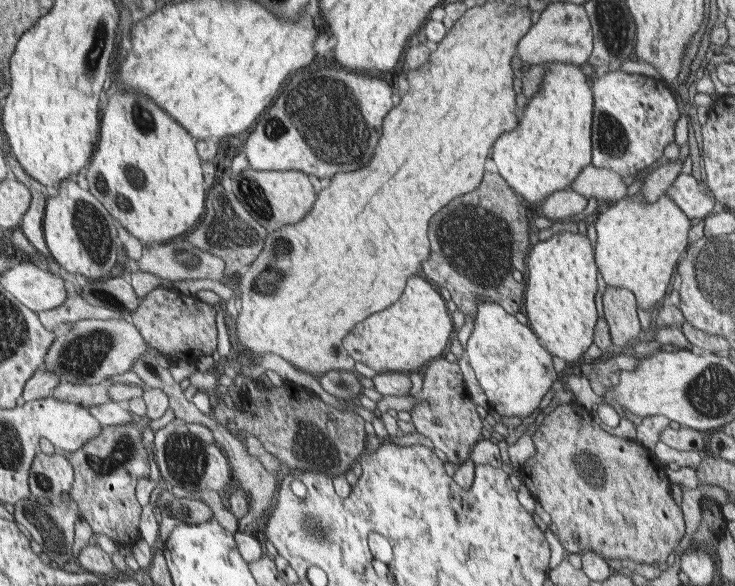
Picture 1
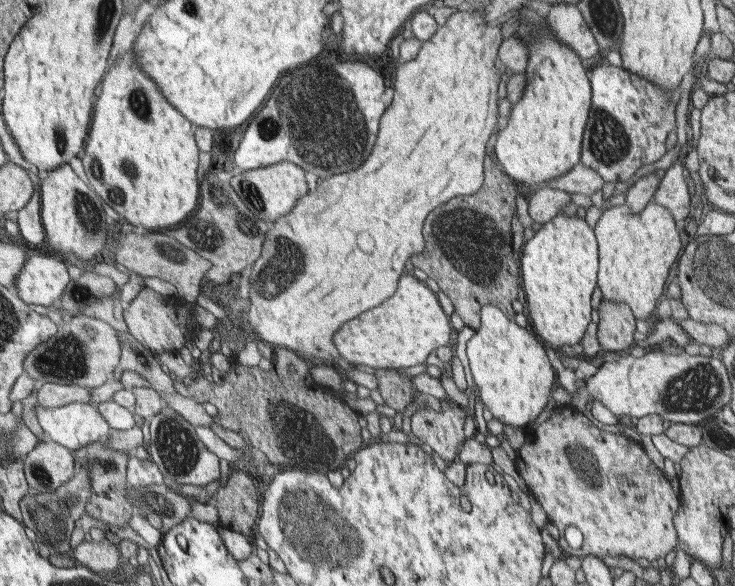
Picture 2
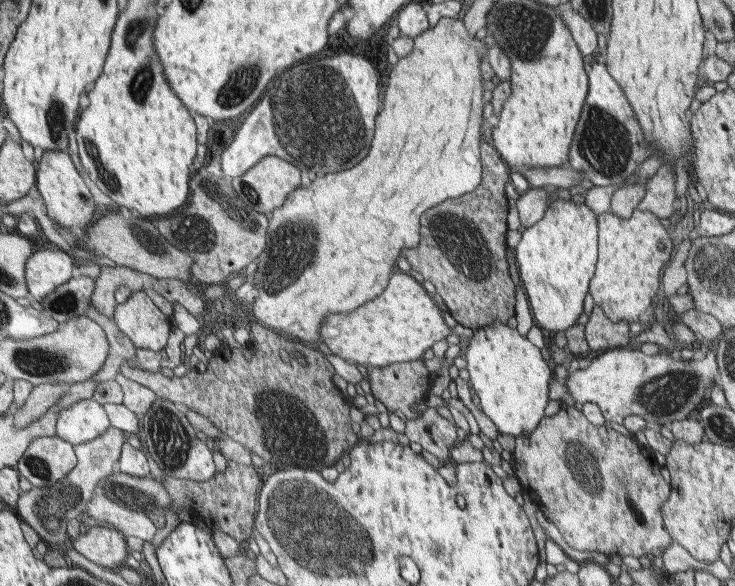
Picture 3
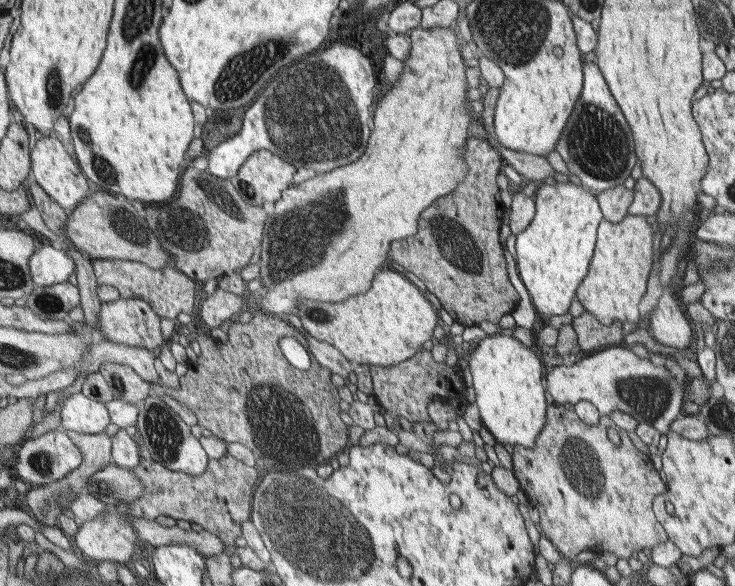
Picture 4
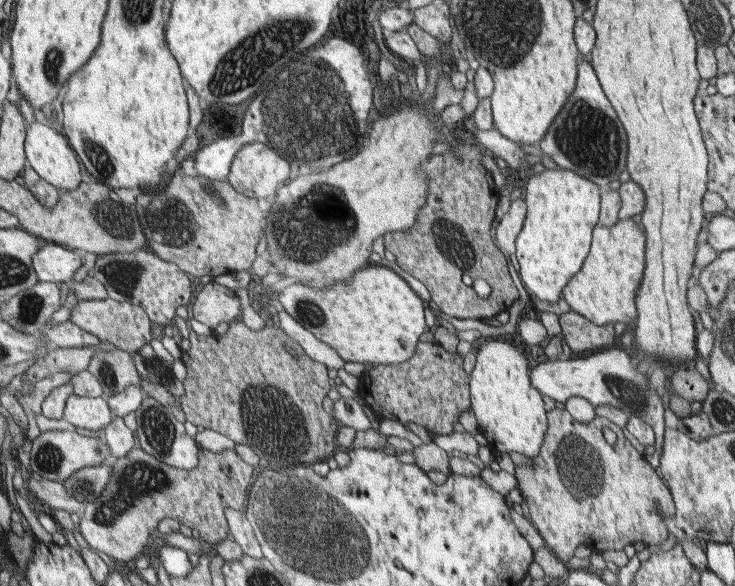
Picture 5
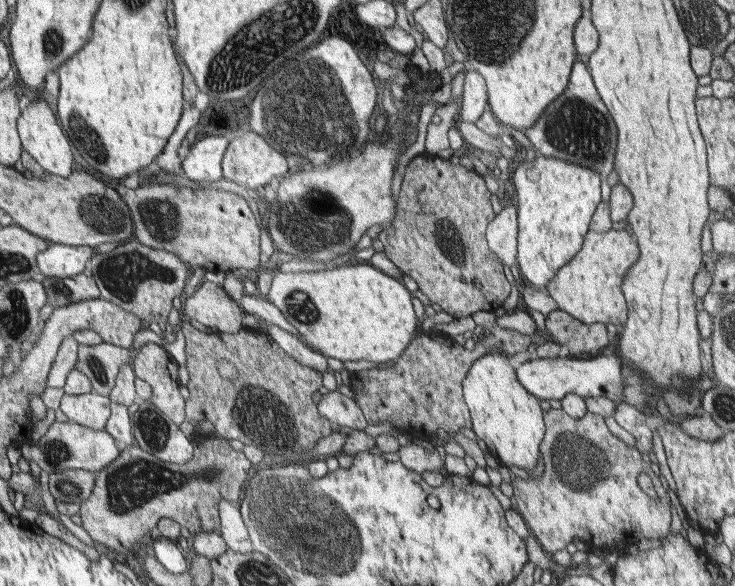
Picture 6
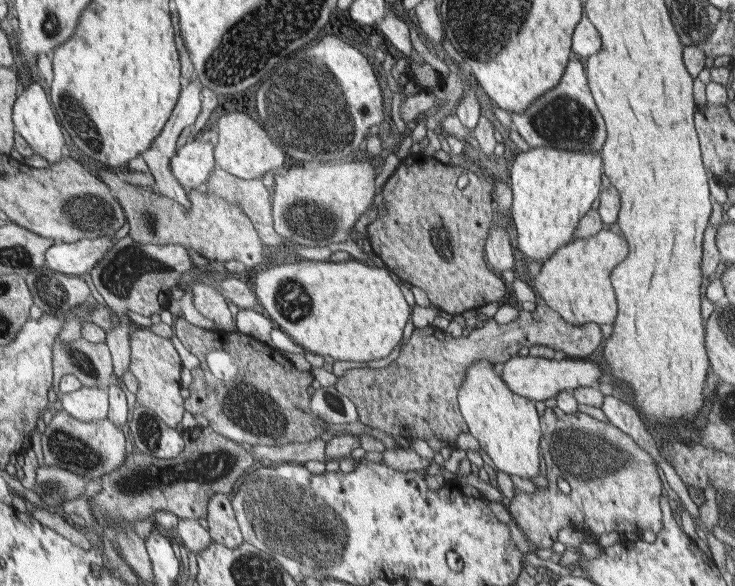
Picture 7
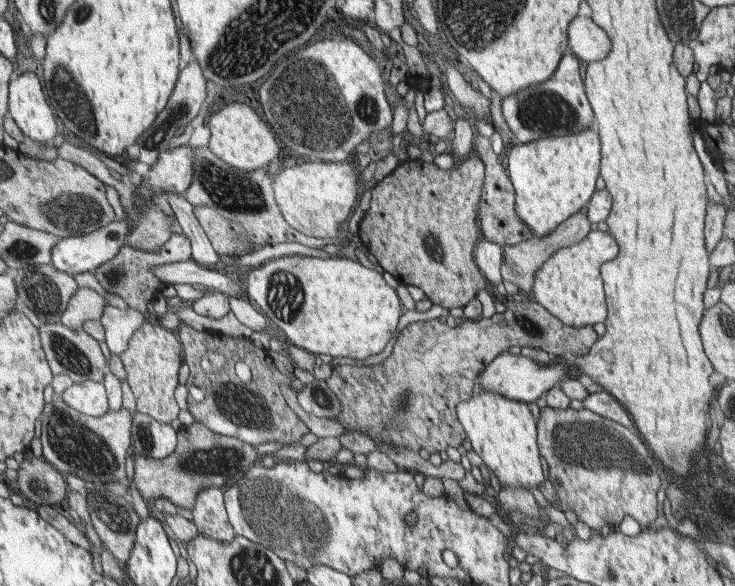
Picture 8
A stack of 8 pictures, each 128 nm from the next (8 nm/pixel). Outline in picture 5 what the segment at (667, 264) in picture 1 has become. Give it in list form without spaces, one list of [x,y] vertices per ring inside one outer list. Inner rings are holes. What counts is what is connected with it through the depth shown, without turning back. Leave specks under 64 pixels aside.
[[[632,219],[619,220],[612,227],[594,228],[592,247],[582,270],[566,284],[561,298],[572,311],[585,316],[594,324],[629,323],[638,316],[637,291],[645,270],[645,232]]]

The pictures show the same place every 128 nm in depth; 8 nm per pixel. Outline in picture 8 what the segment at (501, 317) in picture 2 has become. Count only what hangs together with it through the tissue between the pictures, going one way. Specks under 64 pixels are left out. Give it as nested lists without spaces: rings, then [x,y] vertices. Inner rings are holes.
[[[476,386],[473,396],[457,404],[458,420],[466,430],[472,448],[484,464],[494,472],[501,486],[508,488],[539,488],[544,482],[544,470],[536,446],[536,422],[526,402],[510,400],[498,392]]]

